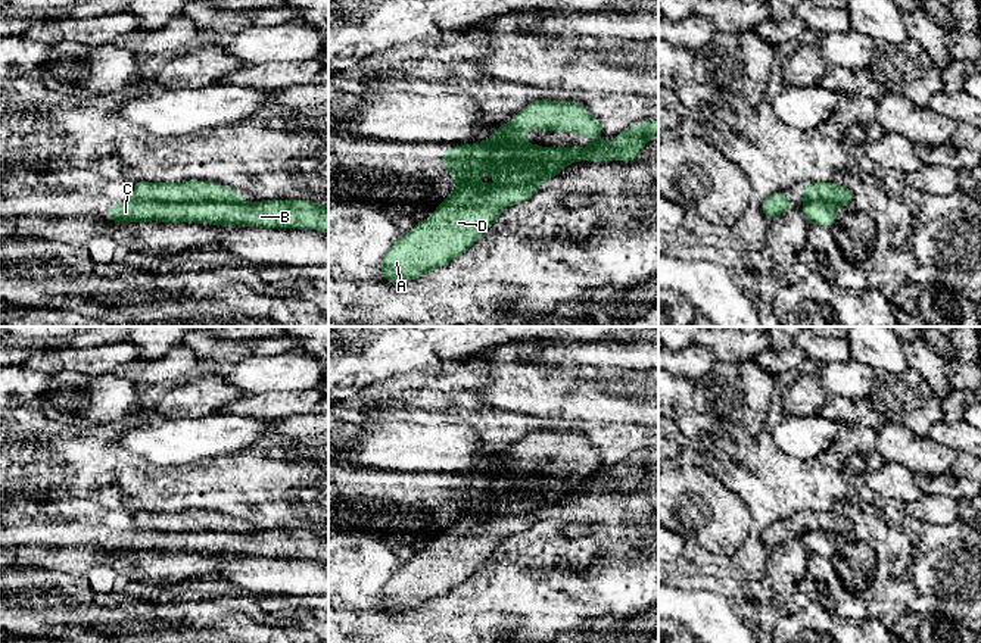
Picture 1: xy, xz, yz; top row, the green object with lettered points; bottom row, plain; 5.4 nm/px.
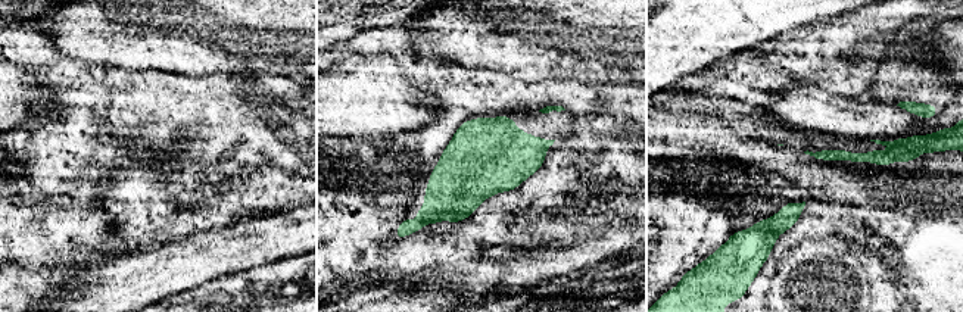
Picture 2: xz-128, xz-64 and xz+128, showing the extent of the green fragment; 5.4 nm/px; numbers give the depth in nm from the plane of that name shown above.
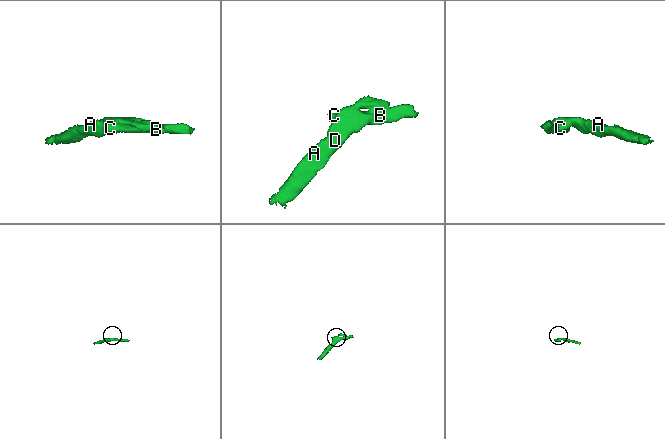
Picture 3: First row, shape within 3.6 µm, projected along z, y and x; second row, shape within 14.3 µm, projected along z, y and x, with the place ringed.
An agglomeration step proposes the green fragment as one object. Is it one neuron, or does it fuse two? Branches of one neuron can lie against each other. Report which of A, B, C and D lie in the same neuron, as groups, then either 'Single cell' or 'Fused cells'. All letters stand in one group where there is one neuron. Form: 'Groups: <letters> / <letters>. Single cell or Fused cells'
Groups: A D / B C. Fused cells

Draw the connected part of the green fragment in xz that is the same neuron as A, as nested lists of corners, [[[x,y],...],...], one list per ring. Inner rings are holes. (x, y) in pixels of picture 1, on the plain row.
[[[564,477],[546,478],[542,484],[552,487],[546,491],[489,493],[470,503],[427,550],[420,550],[386,581],[382,605],[398,614],[448,594],[468,580],[504,539],[530,530],[544,511],[557,506],[569,490],[566,483]],[[480,502],[485,508],[495,505],[499,512],[476,515]]]

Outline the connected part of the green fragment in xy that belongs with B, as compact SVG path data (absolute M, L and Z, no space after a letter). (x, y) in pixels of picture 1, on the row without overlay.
M125 530L115 531L108 544L110 552L199 552L211 555L246 555L262 558L299 558L299 559L320 559L328 562L328 536L315 534L308 530L264 530L264 531L236 531L236 533L171 533L159 530Z

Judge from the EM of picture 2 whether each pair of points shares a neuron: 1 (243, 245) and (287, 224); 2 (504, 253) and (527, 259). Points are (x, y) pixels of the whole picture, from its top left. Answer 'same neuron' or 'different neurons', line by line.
1: same neuron
2: same neuron

